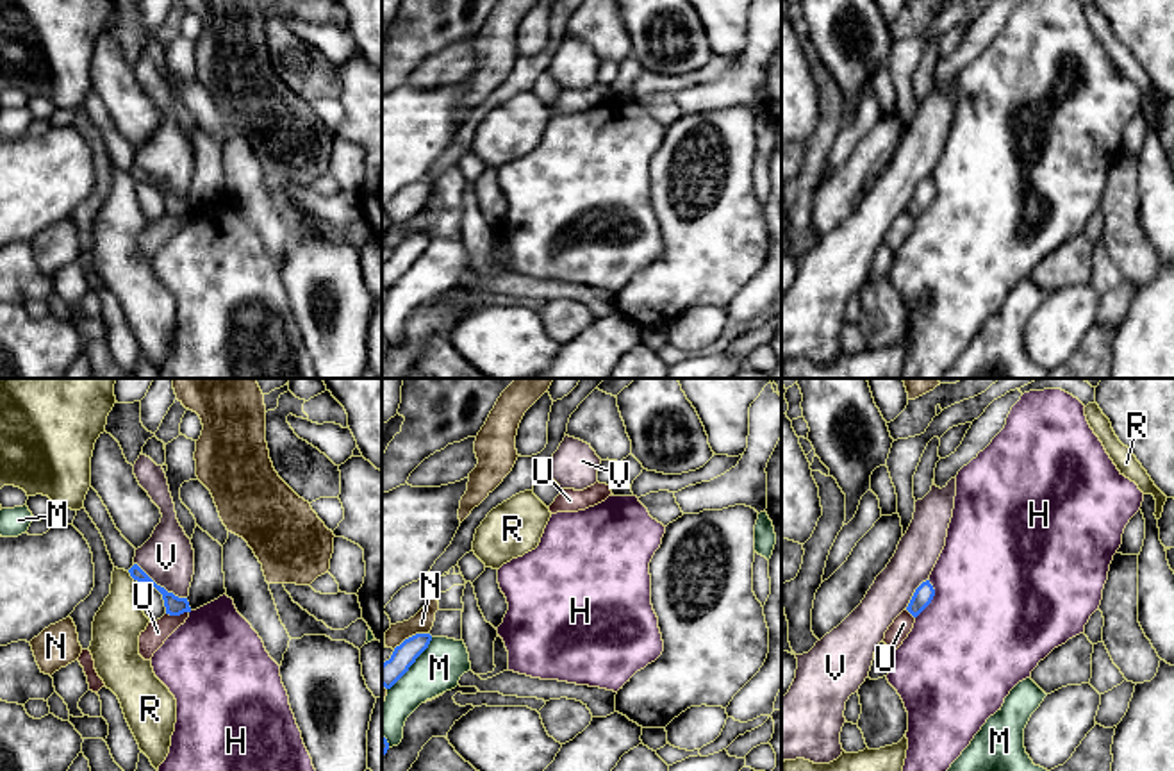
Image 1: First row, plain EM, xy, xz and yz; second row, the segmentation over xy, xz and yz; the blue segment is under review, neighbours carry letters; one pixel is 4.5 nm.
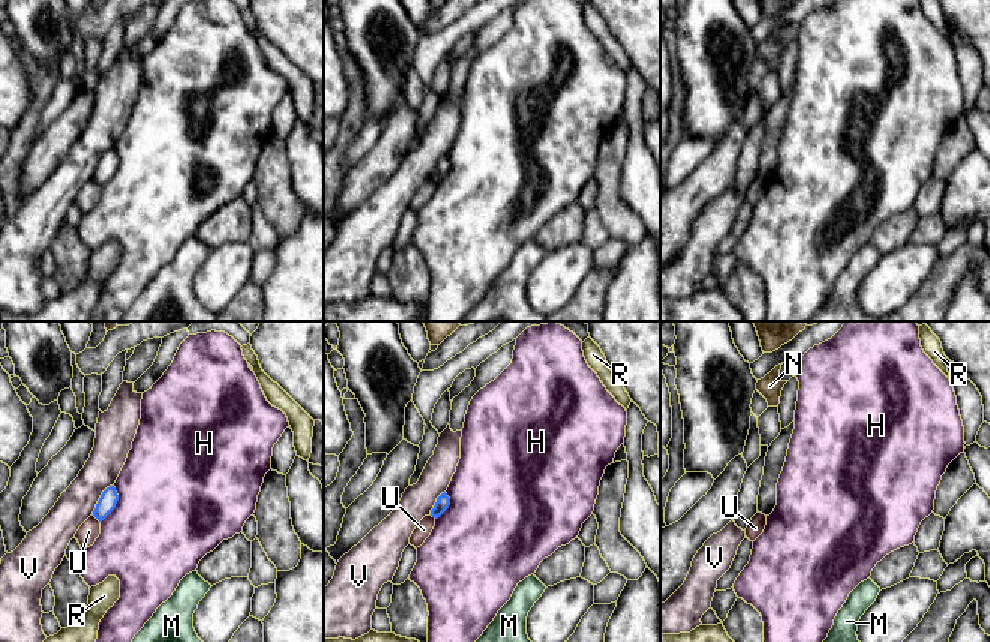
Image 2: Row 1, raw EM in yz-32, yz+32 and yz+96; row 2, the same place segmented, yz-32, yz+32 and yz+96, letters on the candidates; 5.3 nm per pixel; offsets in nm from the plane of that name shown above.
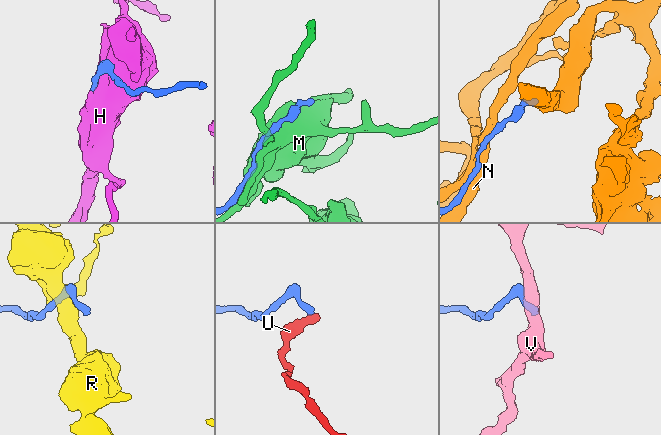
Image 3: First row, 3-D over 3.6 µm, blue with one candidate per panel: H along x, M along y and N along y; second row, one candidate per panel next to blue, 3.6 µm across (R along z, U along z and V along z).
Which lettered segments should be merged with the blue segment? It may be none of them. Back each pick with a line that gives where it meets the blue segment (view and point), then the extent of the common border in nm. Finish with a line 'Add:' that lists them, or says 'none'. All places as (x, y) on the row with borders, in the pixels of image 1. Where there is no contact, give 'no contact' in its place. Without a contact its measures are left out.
Add: none

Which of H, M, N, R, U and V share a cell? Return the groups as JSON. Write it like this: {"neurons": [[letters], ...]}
{"neurons": [["H"], ["M"], ["N"], ["R"], ["U"], ["V"]]}

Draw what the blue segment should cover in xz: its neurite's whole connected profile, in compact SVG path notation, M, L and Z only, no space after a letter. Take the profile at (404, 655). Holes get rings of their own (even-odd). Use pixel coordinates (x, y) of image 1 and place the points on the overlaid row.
M416 634L394 648L389 660L382 664L382 685L391 689L428 648L430 634Z

